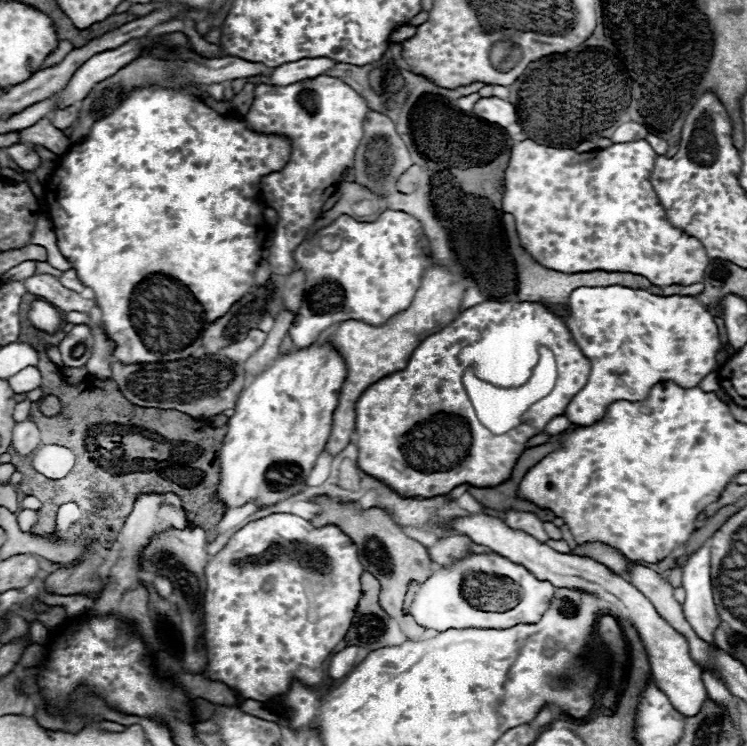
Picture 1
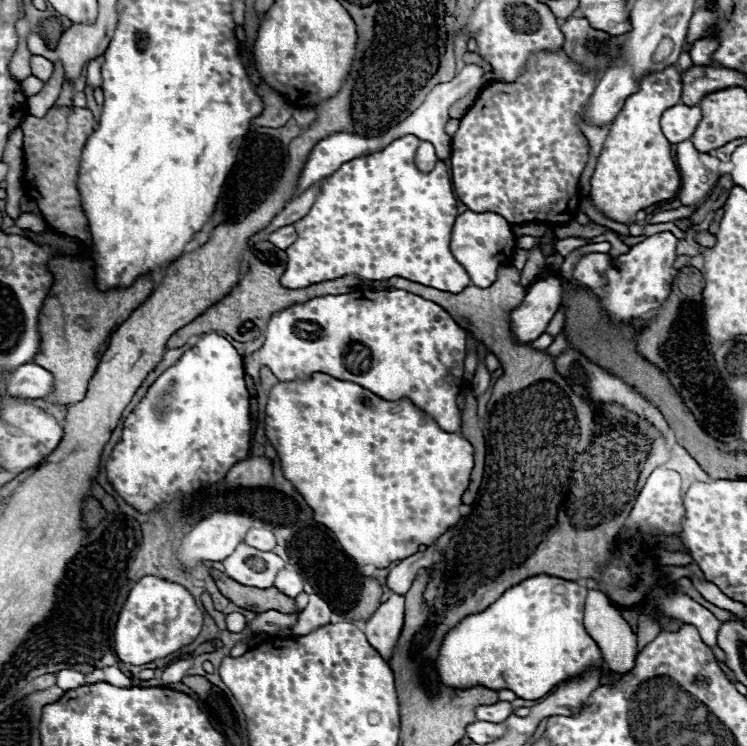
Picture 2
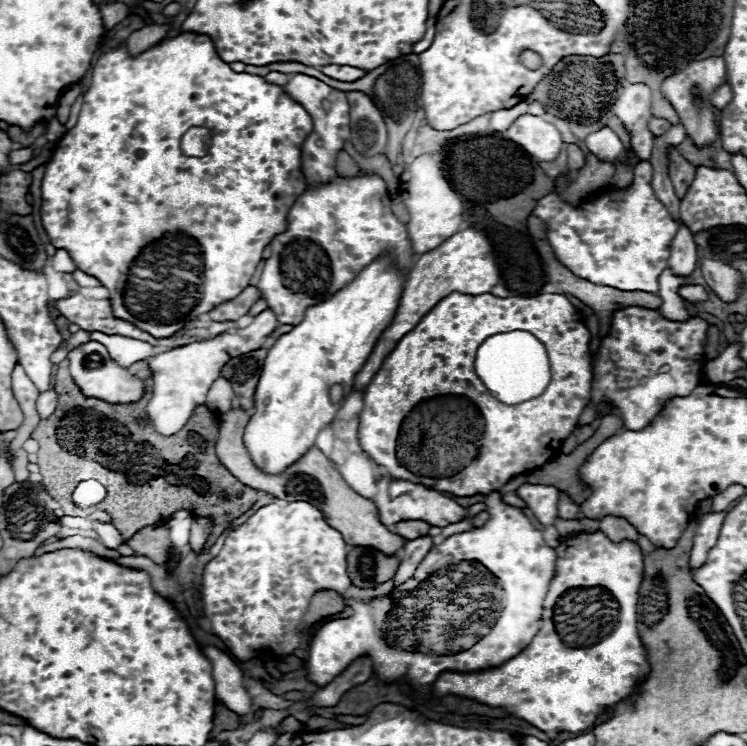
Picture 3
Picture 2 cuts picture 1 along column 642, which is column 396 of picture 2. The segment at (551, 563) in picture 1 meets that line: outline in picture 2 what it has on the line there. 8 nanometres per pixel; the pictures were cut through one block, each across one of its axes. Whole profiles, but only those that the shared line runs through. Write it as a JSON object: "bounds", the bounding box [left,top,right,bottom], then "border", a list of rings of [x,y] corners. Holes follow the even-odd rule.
{"bounds":[364,594,404,662],"border":[[[392,594],[388,602],[380,604],[378,610],[364,622],[364,634],[368,642],[388,662],[394,646],[404,628],[404,598]]]}

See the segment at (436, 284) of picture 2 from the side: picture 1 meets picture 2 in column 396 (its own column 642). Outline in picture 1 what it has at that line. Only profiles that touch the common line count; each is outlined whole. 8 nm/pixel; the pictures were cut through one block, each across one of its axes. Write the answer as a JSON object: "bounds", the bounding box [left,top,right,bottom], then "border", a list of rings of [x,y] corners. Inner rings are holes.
{"bounds":[502,140,710,288],"border":[[[534,140],[518,142],[512,146],[510,166],[506,168],[504,176],[506,190],[502,198],[502,210],[514,216],[518,238],[526,252],[548,270],[564,274],[594,270],[630,272],[648,278],[654,286],[660,288],[670,284],[688,286],[702,282],[706,264],[710,260],[696,238],[668,222],[666,210],[650,182],[656,156],[658,154],[646,140],[620,142],[584,154],[578,154],[570,148],[536,144]]]}

